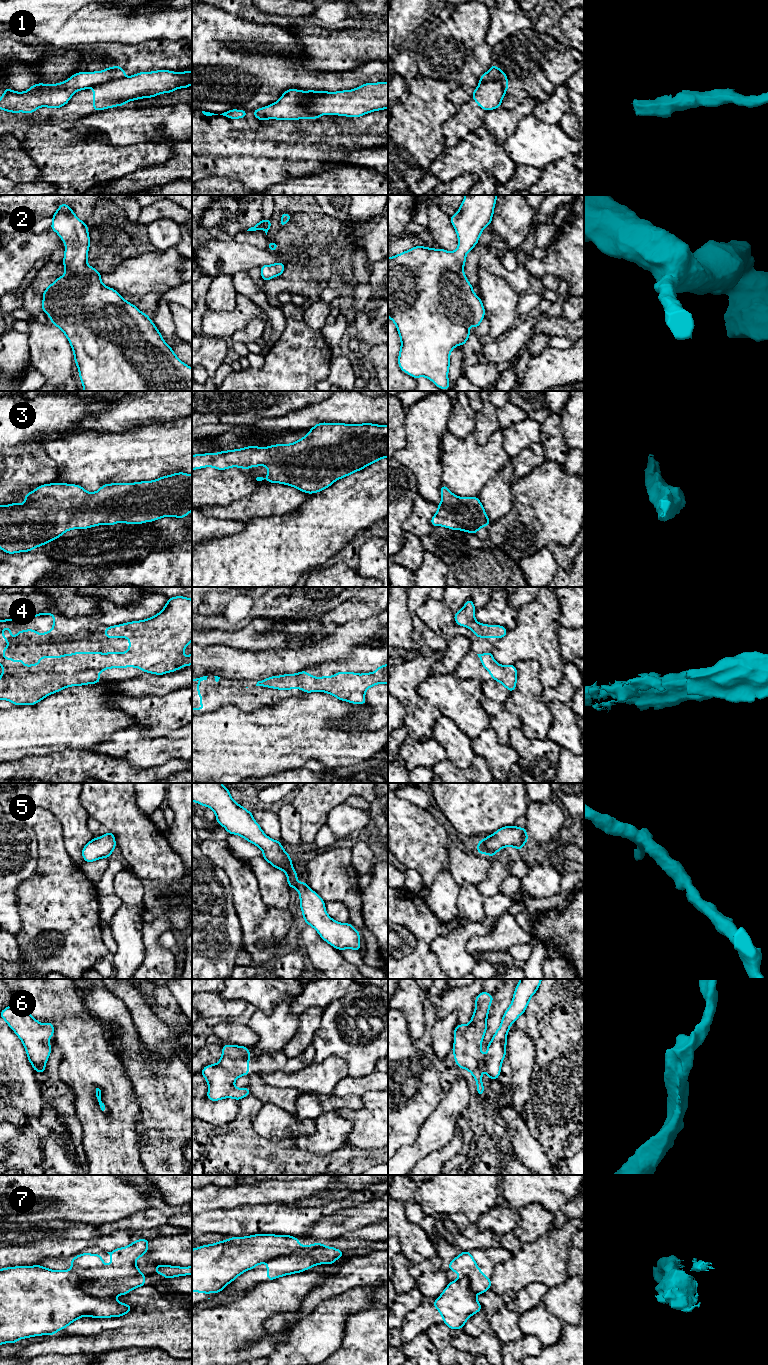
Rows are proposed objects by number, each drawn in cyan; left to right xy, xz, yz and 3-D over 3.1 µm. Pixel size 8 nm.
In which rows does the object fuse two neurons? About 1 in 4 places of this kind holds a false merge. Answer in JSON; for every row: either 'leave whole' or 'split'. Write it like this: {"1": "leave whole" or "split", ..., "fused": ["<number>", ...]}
{"1": "split", "2": "leave whole", "3": "leave whole", "4": "leave whole", "5": "leave whole", "6": "leave whole", "7": "split", "fused": ["1", "7"]}

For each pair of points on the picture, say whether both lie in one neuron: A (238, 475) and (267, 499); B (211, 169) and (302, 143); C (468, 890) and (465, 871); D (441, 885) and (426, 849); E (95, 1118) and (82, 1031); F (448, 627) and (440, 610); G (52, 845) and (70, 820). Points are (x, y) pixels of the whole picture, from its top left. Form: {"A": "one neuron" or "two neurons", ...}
{"A": "two neurons", "B": "one neuron", "C": "two neurons", "D": "two neurons", "E": "one neuron", "F": "one neuron", "G": "two neurons"}

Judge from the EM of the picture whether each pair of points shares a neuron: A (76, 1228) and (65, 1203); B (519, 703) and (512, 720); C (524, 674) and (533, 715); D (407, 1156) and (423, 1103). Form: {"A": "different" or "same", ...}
{"A": "different", "B": "different", "C": "same", "D": "different"}

